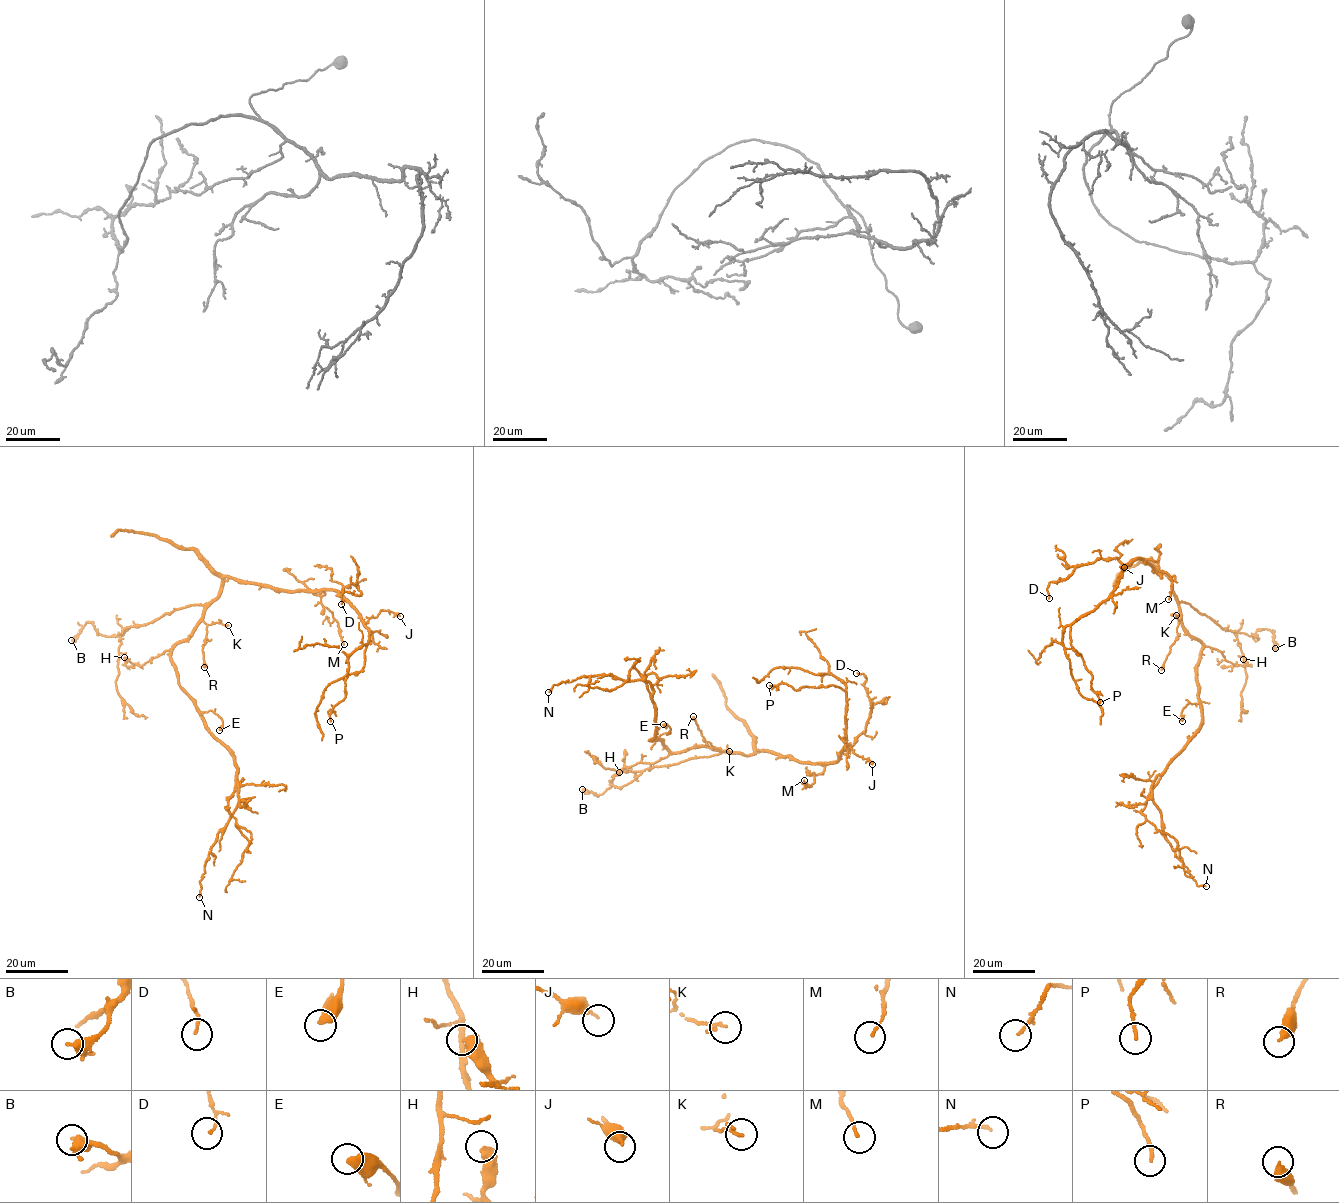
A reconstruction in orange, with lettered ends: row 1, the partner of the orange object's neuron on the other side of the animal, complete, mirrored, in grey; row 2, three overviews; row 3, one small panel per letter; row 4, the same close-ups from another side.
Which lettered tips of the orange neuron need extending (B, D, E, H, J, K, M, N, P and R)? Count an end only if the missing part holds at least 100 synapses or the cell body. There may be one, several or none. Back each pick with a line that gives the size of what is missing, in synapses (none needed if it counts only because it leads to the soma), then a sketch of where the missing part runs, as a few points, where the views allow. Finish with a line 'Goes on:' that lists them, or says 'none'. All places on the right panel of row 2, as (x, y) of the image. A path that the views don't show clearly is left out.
Goes on: none

